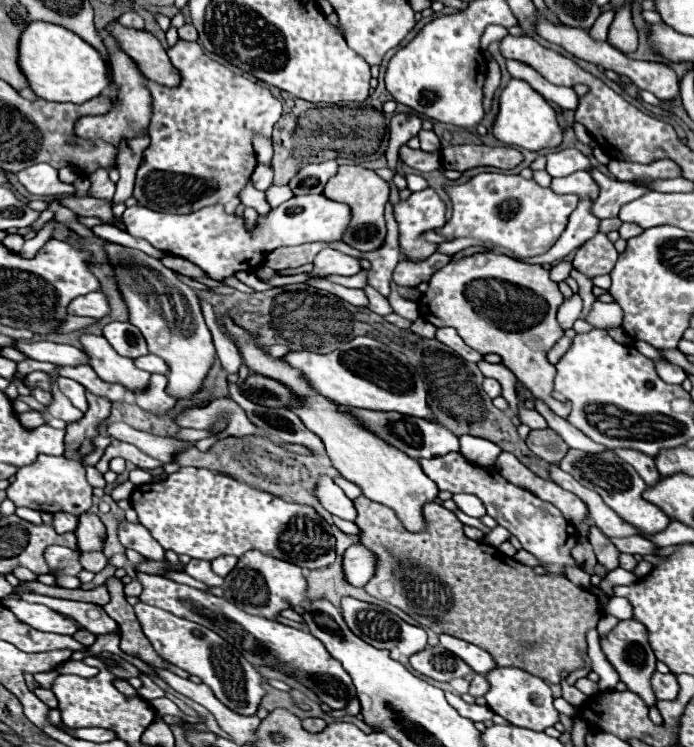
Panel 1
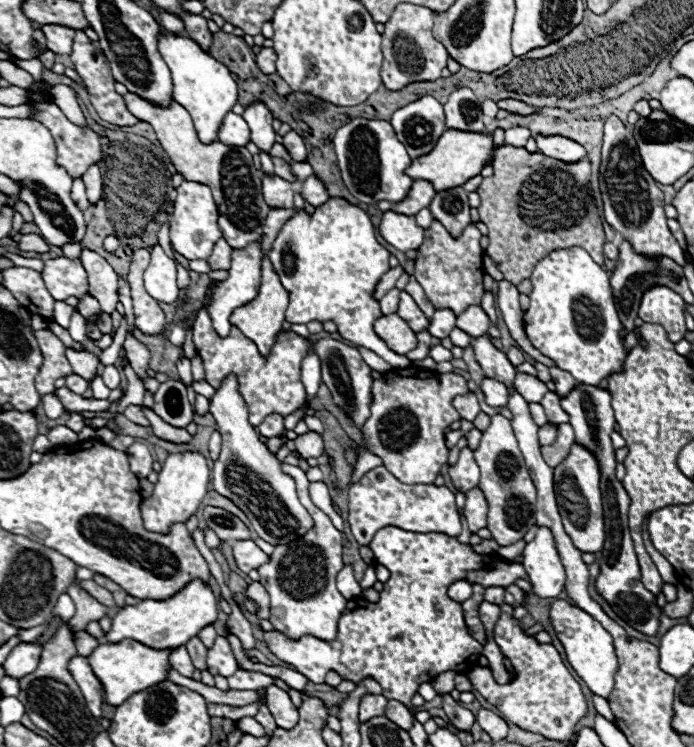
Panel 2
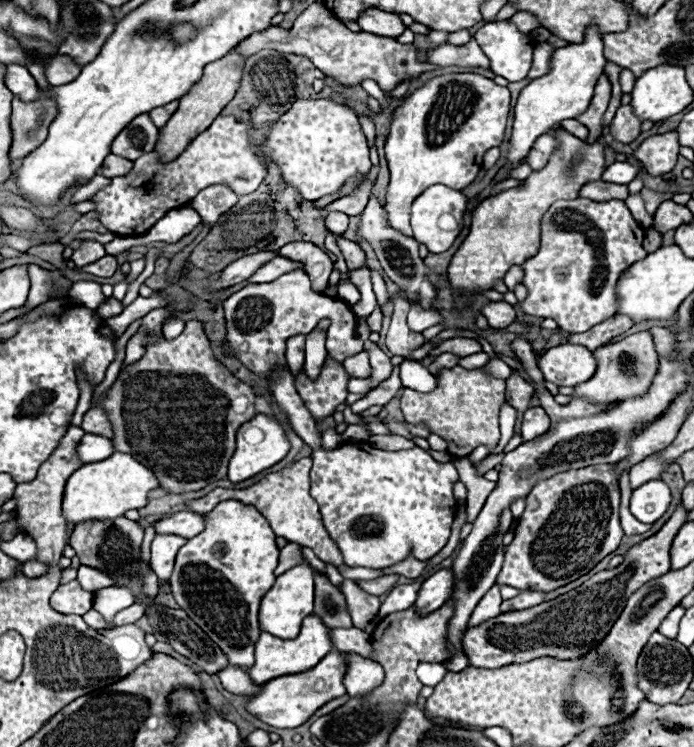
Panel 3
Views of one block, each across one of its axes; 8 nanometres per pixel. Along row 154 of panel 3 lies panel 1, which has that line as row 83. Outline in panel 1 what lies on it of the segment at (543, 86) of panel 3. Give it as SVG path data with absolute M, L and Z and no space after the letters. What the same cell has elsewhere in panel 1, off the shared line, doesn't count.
M514 78L500 94L500 108L492 132L494 138L500 140L502 144L532 150L532 152L540 152L544 148L558 148L562 144L562 128L556 122L556 114L552 106L544 98L540 98L538 92L532 90L526 82Z

